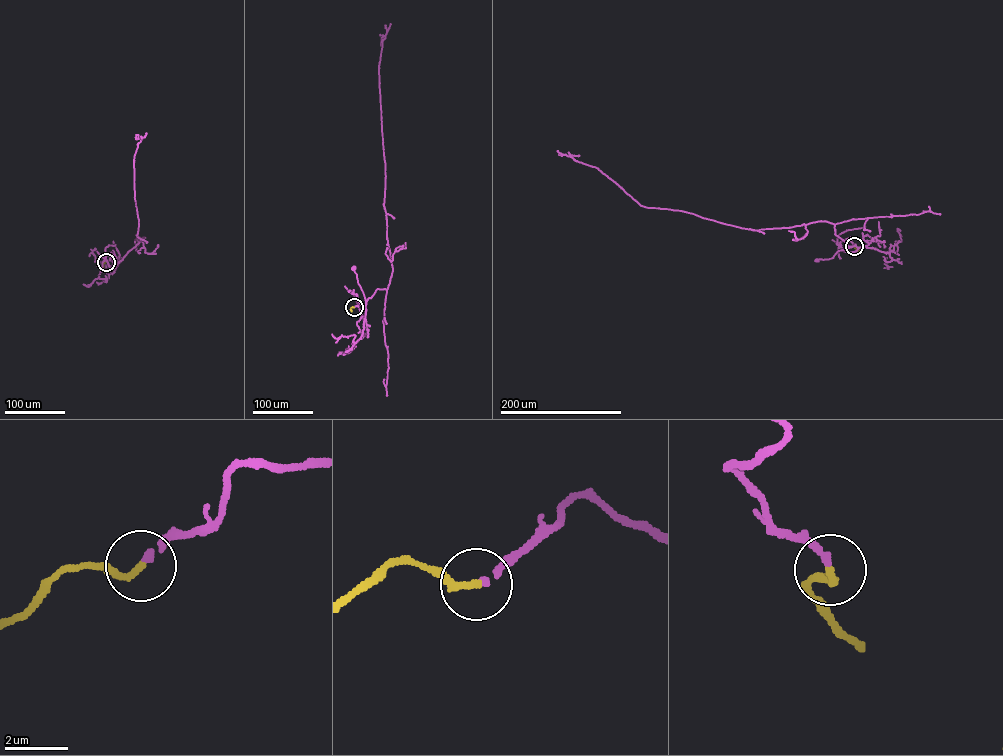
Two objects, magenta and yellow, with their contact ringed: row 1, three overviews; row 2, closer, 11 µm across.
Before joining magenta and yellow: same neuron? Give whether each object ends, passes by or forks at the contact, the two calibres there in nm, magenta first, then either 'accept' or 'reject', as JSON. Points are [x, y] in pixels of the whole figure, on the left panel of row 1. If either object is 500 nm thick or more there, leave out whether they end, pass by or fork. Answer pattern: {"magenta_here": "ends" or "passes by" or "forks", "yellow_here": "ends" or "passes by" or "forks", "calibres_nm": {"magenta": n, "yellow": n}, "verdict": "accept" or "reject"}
{"magenta_here": "ends", "yellow_here": "ends", "calibres_nm": {"magenta": 190, "yellow": 240}, "verdict": "accept"}

